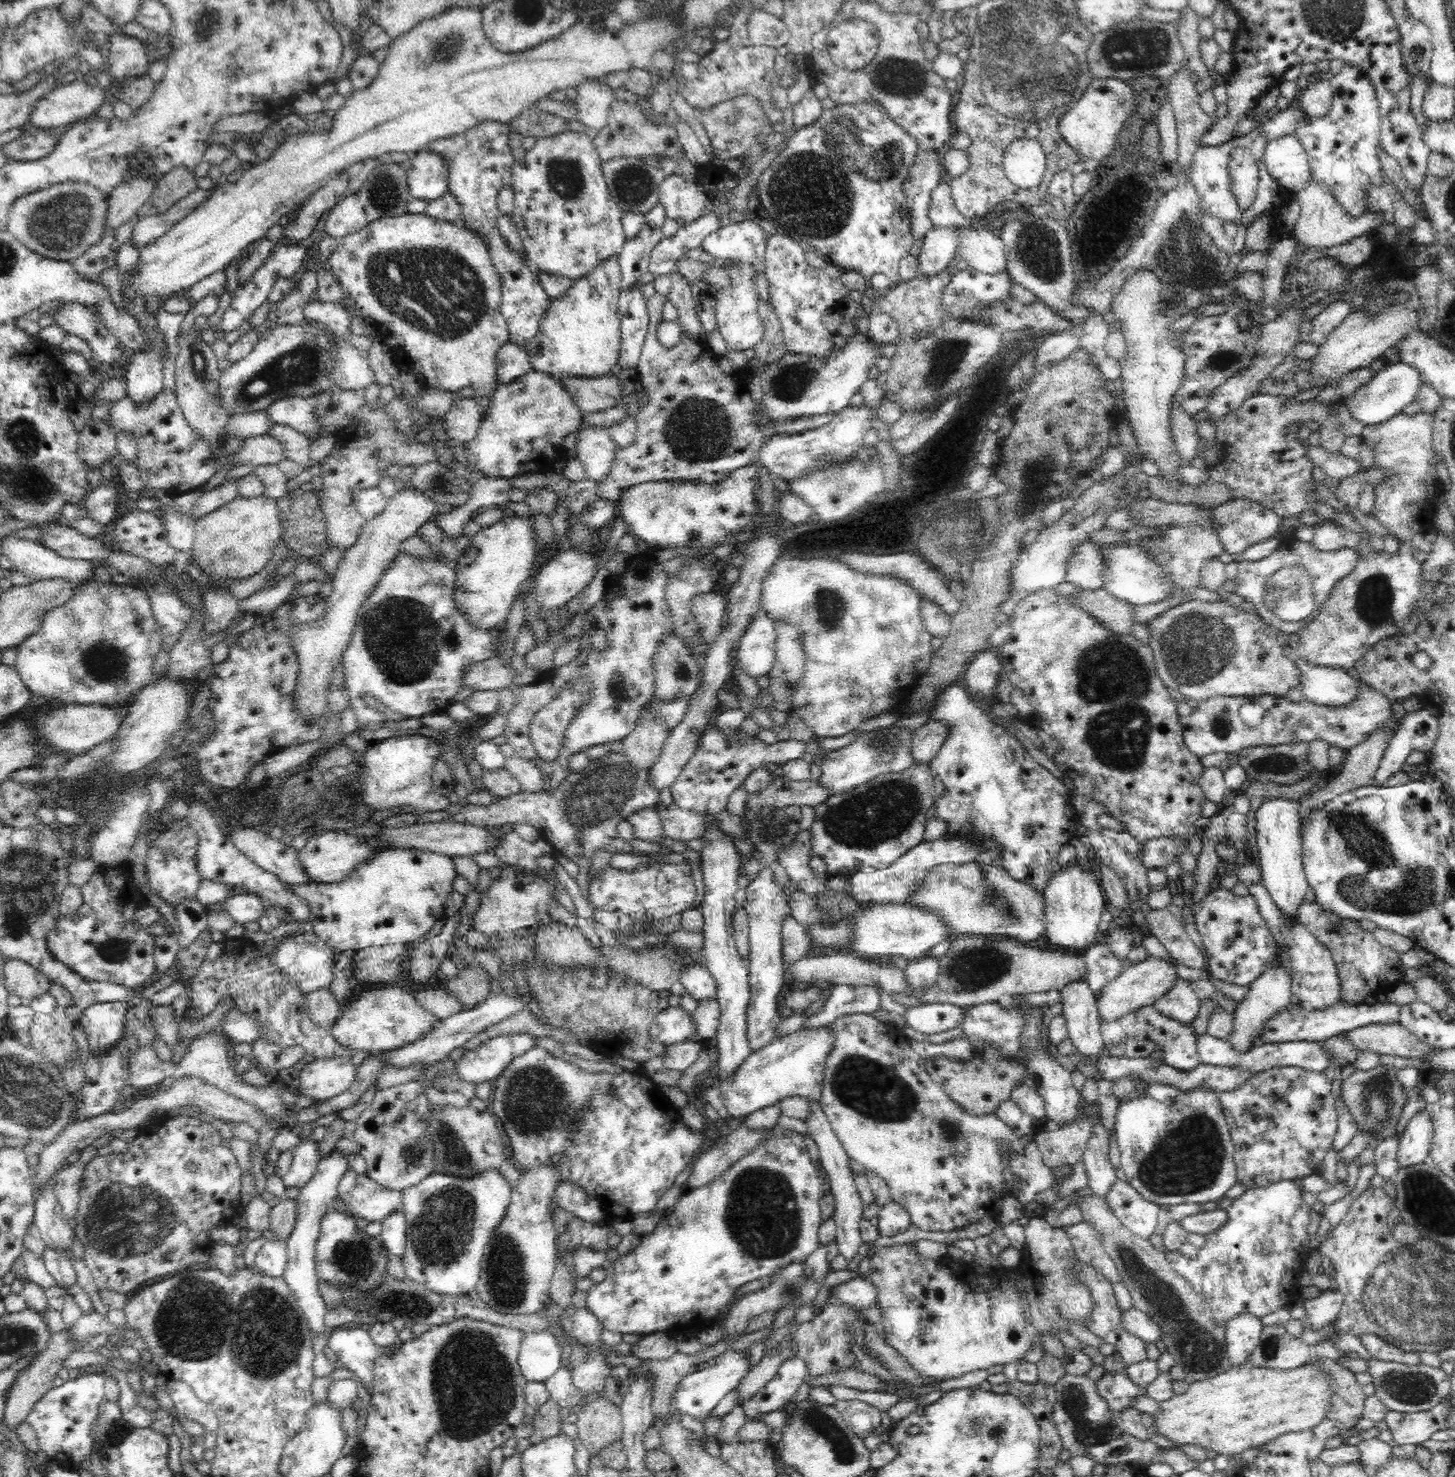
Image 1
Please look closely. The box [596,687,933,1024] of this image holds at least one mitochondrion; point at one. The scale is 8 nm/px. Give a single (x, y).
(864, 819)

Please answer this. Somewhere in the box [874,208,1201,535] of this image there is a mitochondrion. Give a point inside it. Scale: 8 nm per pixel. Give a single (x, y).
(1038, 248)

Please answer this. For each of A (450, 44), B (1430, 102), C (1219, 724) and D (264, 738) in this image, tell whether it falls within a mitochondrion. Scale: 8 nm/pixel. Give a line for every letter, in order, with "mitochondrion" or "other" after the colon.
A: mitochondrion
B: other
C: mitochondrion
D: other

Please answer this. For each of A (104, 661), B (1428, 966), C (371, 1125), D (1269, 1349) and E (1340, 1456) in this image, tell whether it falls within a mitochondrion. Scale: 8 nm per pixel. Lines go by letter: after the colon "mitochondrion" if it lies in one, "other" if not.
A: mitochondrion
B: other
C: other
D: mitochondrion
E: other

